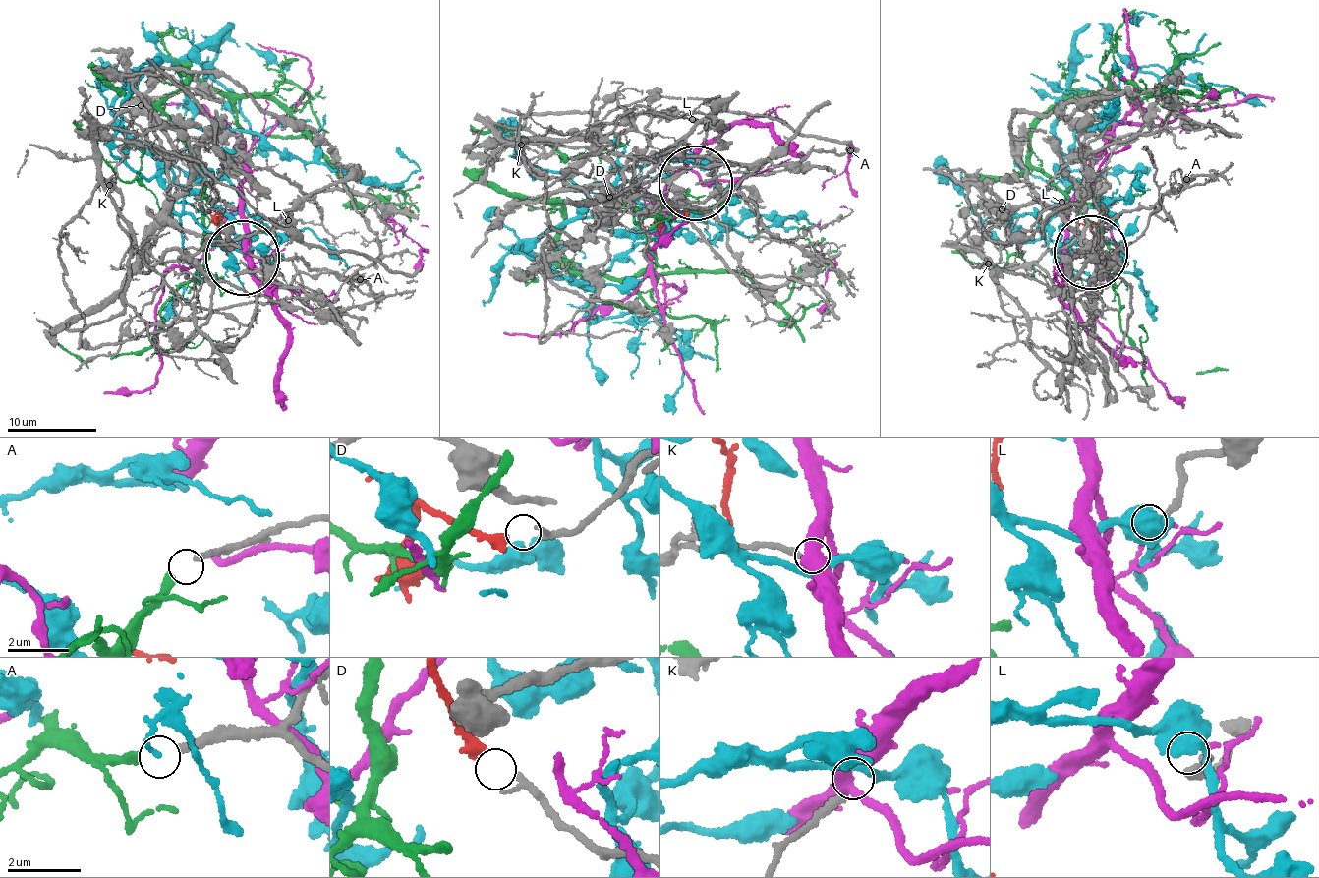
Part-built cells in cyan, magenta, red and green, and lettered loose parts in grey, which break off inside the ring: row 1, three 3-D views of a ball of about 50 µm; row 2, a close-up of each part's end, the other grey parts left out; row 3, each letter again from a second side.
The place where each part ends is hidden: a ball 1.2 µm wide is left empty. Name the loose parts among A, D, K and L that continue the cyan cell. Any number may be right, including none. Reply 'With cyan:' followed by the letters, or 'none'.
With cyan: L

